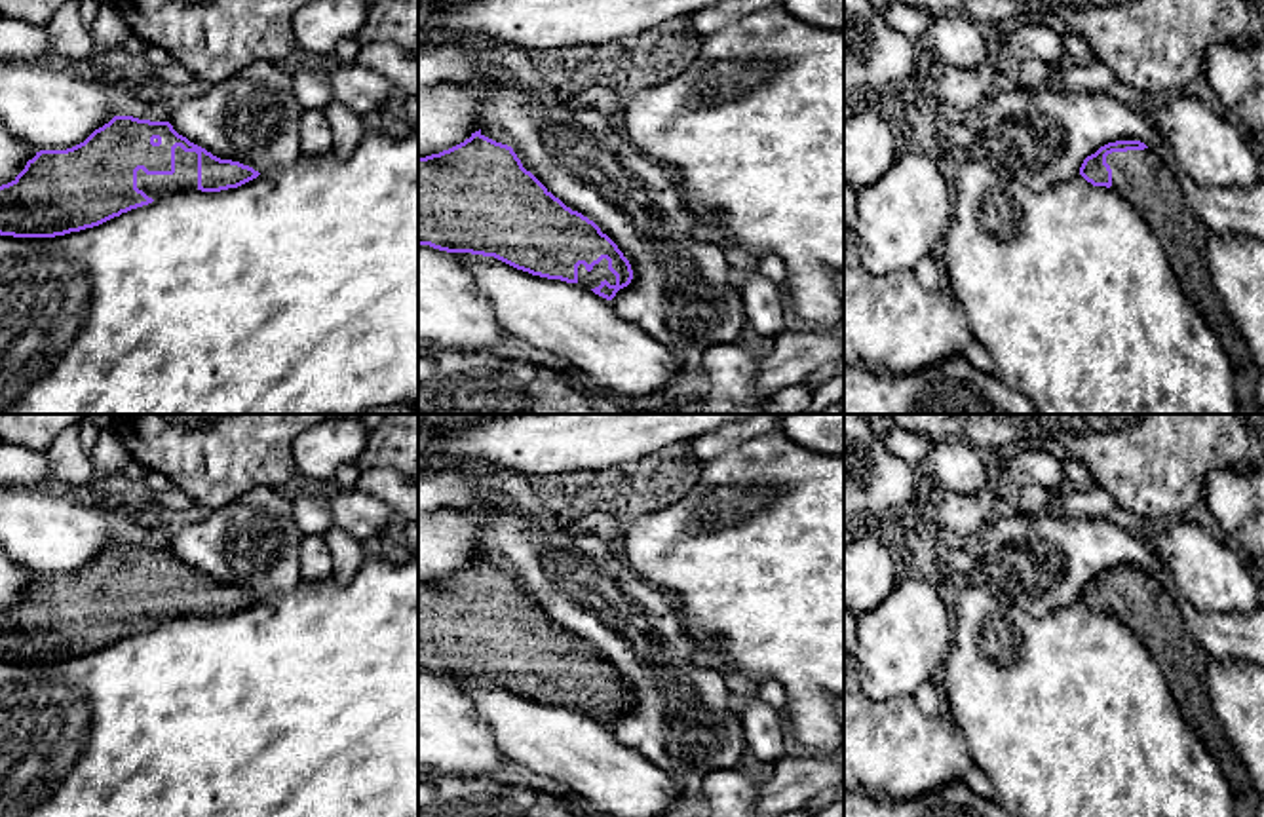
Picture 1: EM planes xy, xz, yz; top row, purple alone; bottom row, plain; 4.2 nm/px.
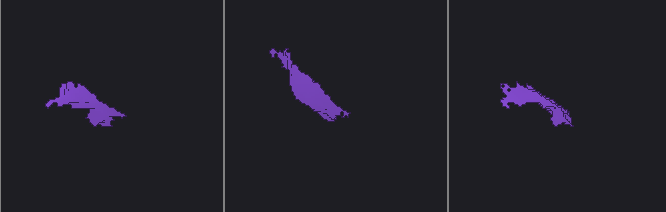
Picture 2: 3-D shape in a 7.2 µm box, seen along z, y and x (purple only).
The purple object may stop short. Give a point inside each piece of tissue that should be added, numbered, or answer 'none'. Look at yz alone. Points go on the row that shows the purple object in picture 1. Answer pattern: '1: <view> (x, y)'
1: yz (1141, 177)

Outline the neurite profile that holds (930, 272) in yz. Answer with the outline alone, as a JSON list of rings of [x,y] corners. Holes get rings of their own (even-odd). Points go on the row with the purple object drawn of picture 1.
[[[937,255],[922,256],[912,274],[918,277],[920,285],[928,291],[939,291],[945,287],[945,270]]]

